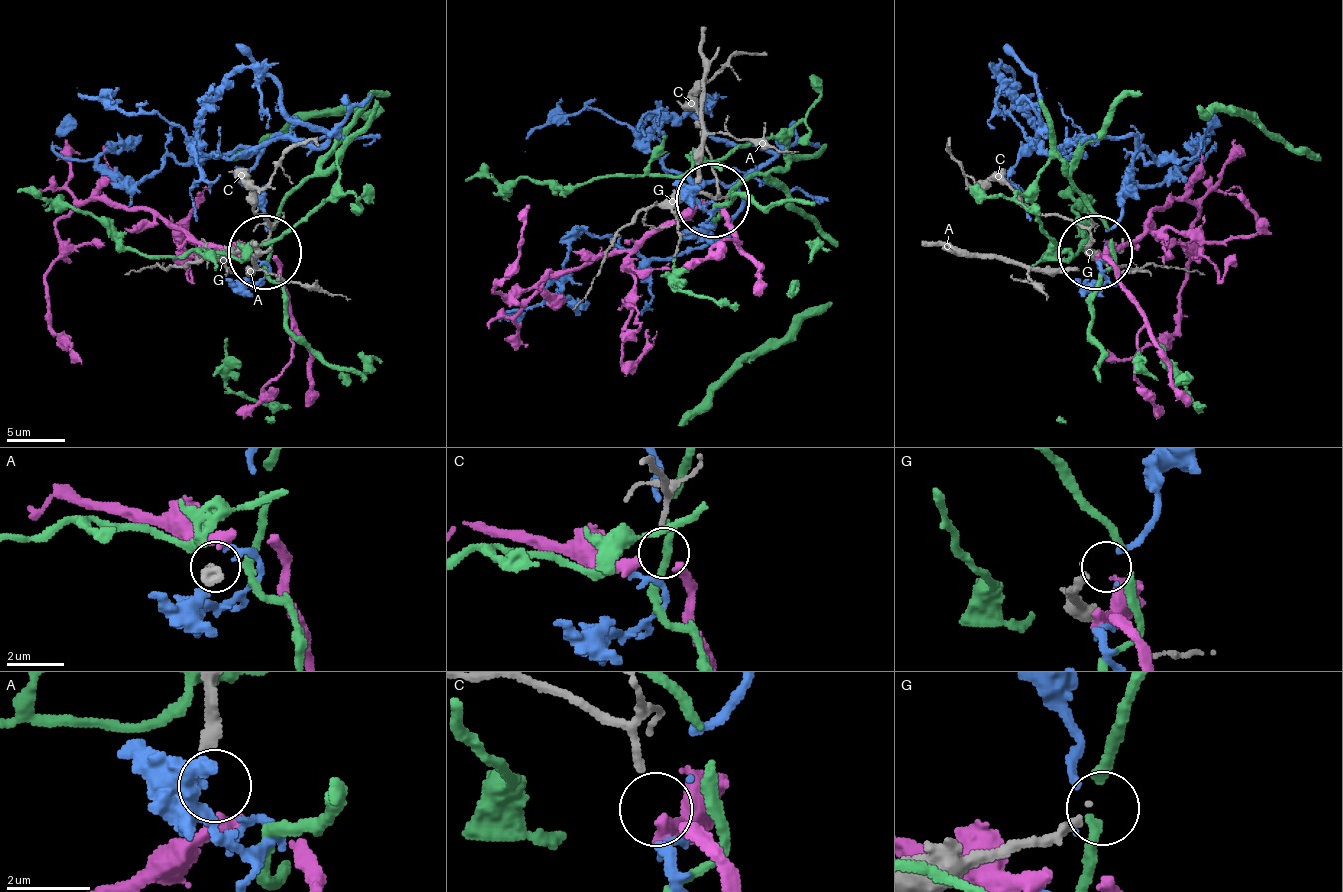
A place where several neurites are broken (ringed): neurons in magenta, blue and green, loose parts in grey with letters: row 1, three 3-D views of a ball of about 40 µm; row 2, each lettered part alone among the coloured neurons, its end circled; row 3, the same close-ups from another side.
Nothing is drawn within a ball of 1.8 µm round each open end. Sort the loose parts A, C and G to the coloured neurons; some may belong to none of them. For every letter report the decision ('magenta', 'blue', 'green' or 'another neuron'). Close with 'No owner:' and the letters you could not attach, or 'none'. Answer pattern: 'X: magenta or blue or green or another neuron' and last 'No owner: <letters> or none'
A: another neuron
C: magenta
G: another neuron
No owner: A, G

